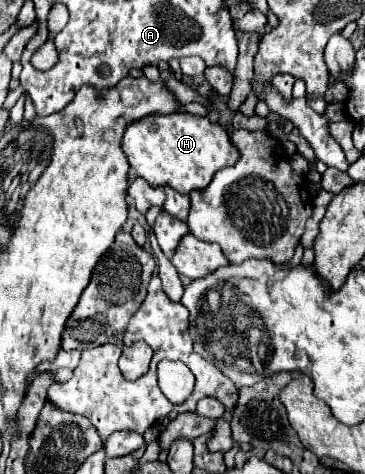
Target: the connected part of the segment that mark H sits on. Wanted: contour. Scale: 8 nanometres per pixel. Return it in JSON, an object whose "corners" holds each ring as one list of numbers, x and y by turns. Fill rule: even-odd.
{"corners":[[185,111,149,115,143,121,139,119,131,123,123,135,123,153,131,169,151,187,169,185,179,193,205,189,219,169,239,161,237,147,229,141,227,131,219,123,211,123,207,117,197,117]]}

